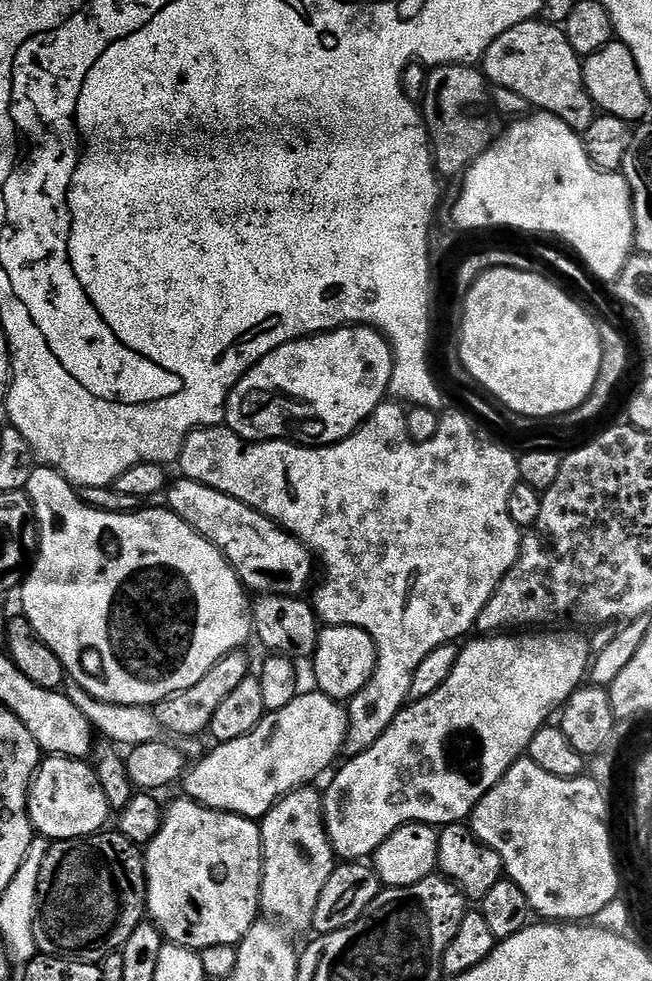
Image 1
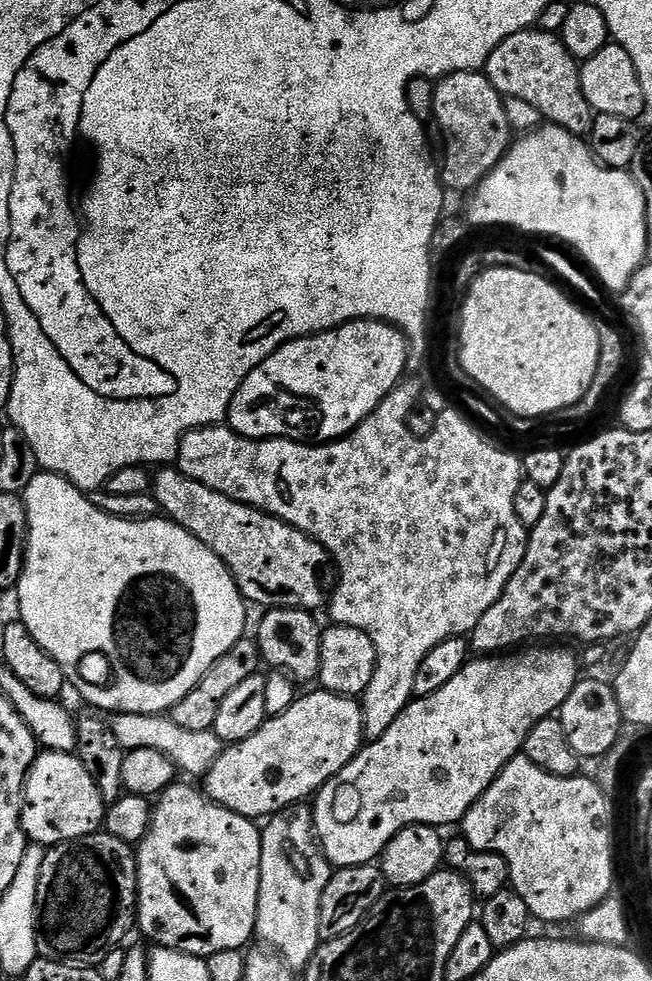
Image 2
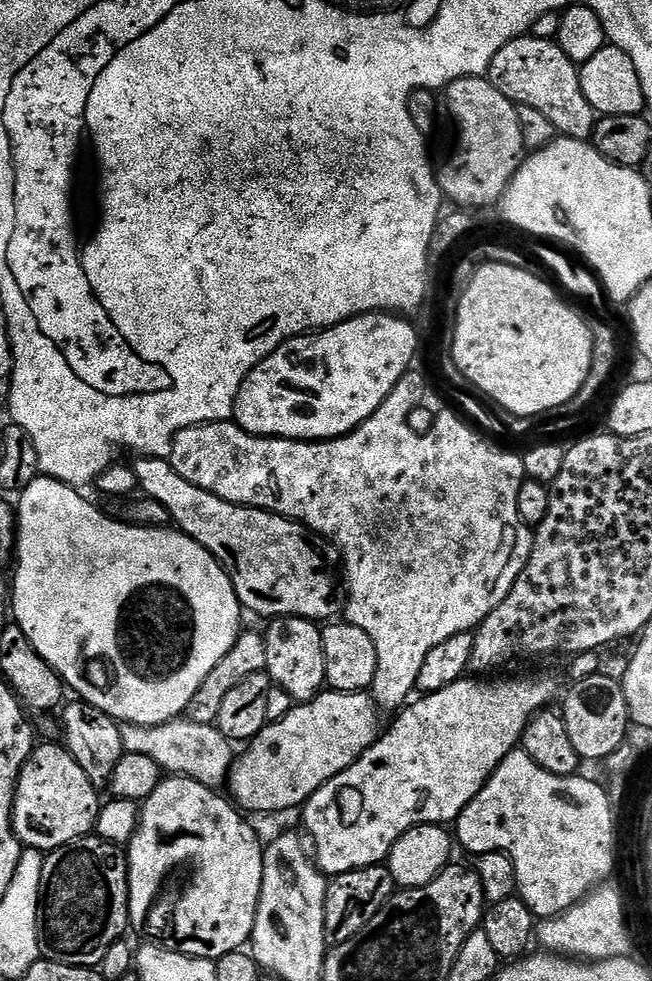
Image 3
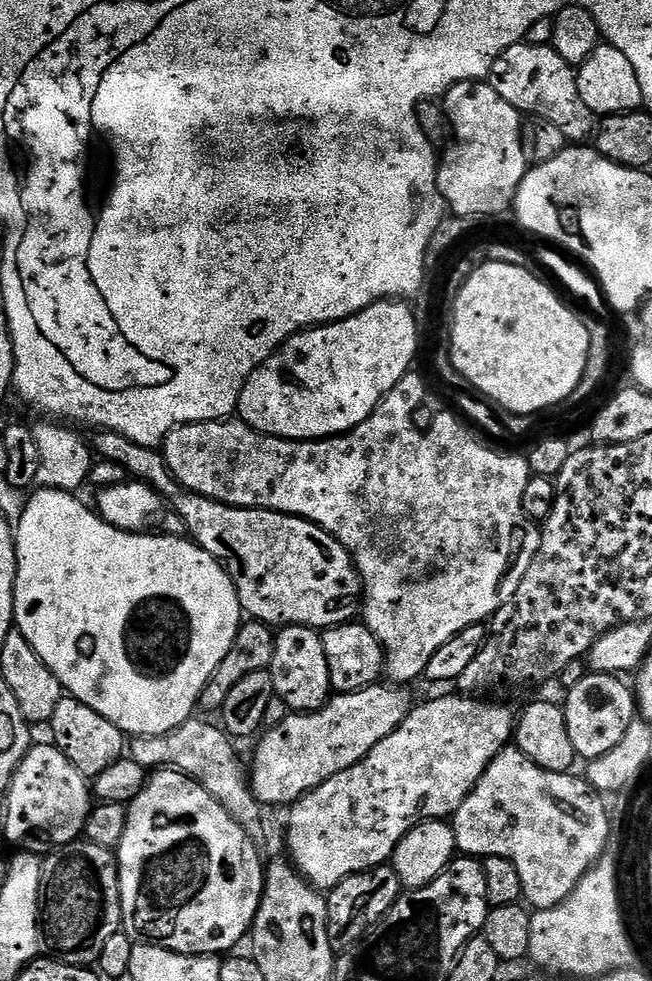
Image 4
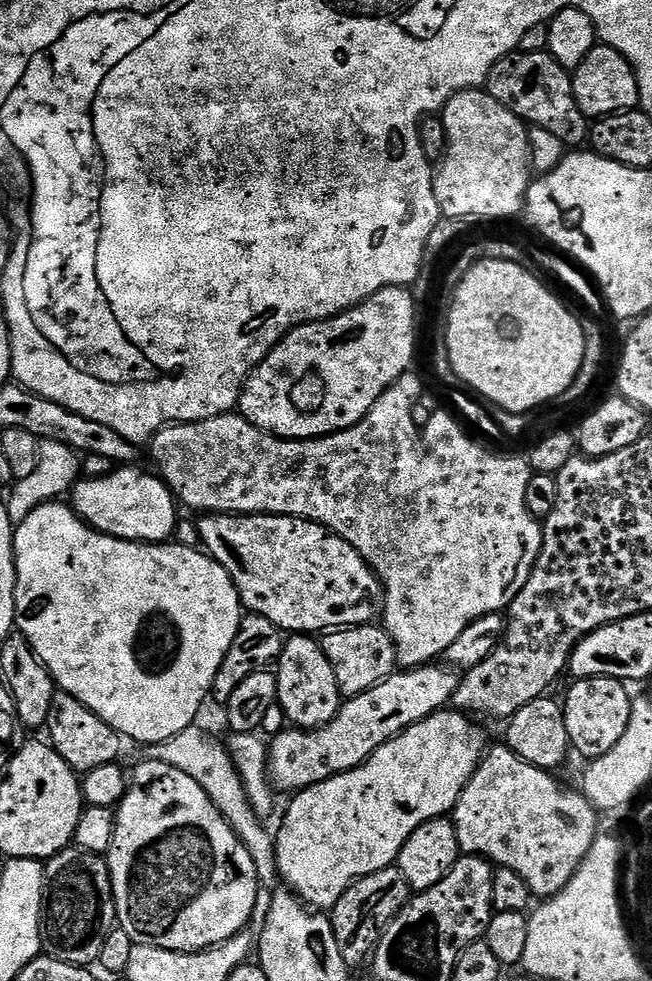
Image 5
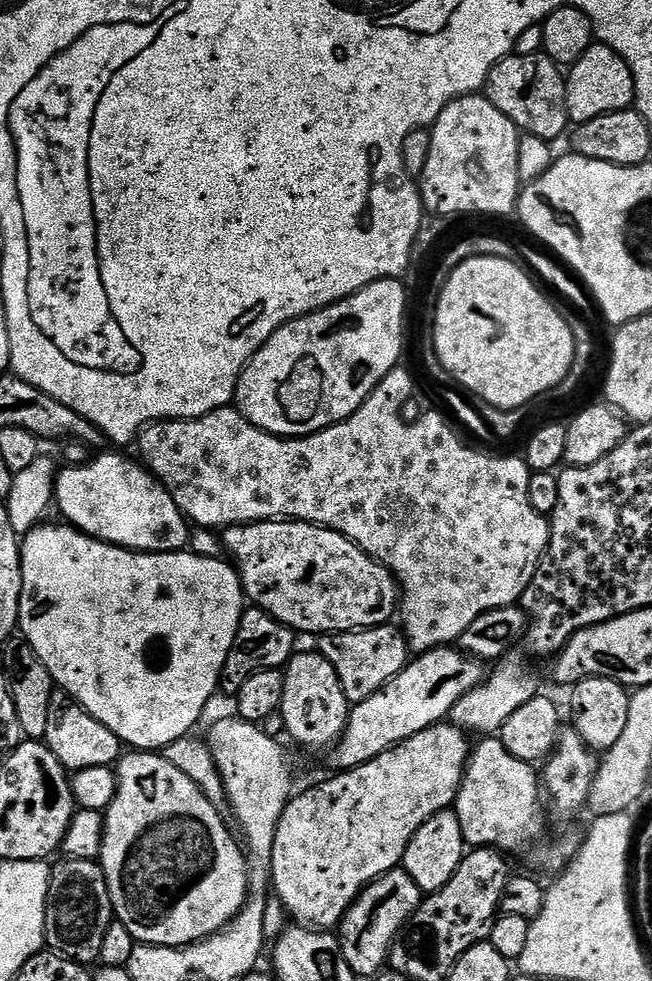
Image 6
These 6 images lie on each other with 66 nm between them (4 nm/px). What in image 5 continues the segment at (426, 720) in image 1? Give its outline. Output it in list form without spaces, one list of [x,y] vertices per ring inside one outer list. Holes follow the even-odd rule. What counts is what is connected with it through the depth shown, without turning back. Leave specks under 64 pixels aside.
[[[467,715],[455,717],[456,736],[412,736],[400,732],[392,740],[386,741],[364,764],[348,772],[339,772],[328,780],[318,782],[309,788],[295,793],[284,812],[284,821],[280,829],[275,829],[276,871],[279,879],[284,880],[289,889],[295,892],[309,908],[313,910],[331,910],[346,894],[346,890],[356,880],[374,874],[383,868],[391,868],[400,859],[402,846],[406,838],[431,820],[447,817],[456,807],[458,798],[470,778],[476,772],[476,765],[486,755],[484,732]],[[336,800],[340,804],[348,803],[352,811],[352,820],[340,820],[336,813]]]

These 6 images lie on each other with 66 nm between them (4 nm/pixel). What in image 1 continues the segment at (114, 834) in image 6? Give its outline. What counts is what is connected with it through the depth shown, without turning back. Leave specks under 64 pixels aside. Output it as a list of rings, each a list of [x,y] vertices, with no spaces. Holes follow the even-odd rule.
[[[179,798],[167,805],[158,834],[146,846],[144,869],[148,887],[146,916],[170,944],[201,952],[210,946],[237,945],[261,915],[260,883],[264,877],[264,851],[255,819],[205,808],[196,800]]]

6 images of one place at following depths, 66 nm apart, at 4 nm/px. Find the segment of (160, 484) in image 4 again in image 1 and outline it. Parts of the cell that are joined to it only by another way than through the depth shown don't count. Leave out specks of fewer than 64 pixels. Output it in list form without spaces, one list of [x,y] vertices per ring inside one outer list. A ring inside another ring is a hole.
[[[183,478],[173,479],[167,485],[166,507],[173,512],[186,526],[190,526],[202,538],[206,538],[216,549],[228,560],[228,565],[236,571],[236,577],[244,585],[249,593],[256,596],[298,596],[303,597],[308,588],[308,579],[312,576],[312,564],[314,557],[308,551],[307,546],[298,538],[294,538],[285,528],[275,524],[270,518],[266,518],[258,510],[238,502],[238,498],[230,498],[210,486],[202,486],[202,482],[185,480]]]

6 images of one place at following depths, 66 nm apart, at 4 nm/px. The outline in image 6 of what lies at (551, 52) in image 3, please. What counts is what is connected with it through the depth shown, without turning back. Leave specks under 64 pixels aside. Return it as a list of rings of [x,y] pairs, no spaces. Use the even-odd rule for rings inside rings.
[[[509,54],[496,63],[482,89],[490,103],[498,106],[521,133],[556,142],[570,128],[566,106],[566,76],[561,65],[554,63],[547,54],[518,56]]]

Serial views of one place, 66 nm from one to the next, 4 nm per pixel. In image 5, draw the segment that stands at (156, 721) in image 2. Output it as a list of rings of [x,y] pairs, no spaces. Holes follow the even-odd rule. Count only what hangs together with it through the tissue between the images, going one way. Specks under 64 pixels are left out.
[[[193,726],[182,730],[182,734],[174,734],[174,738],[166,738],[166,742],[147,745],[146,752],[147,759],[174,766],[174,770],[182,770],[182,774],[190,774],[190,778],[194,778],[194,782],[198,782],[198,786],[206,790],[210,802],[214,802],[236,837],[246,846],[246,850],[250,850],[250,858],[254,858],[254,870],[260,879],[261,889],[275,889],[278,884],[276,841],[273,833],[264,829],[265,821],[252,809],[242,778],[227,747],[221,741],[219,744],[210,733],[203,732],[200,726]]]

